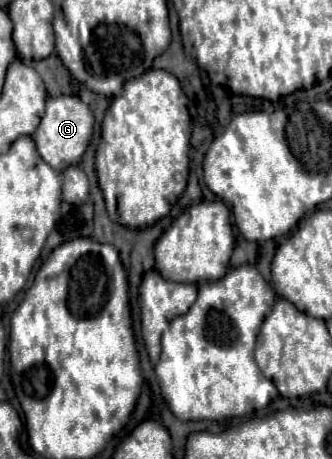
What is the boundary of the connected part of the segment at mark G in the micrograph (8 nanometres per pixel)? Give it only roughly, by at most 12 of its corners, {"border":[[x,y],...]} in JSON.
{"border":[[77,95],[47,97],[31,137],[55,171],[77,165],[93,133]]}

